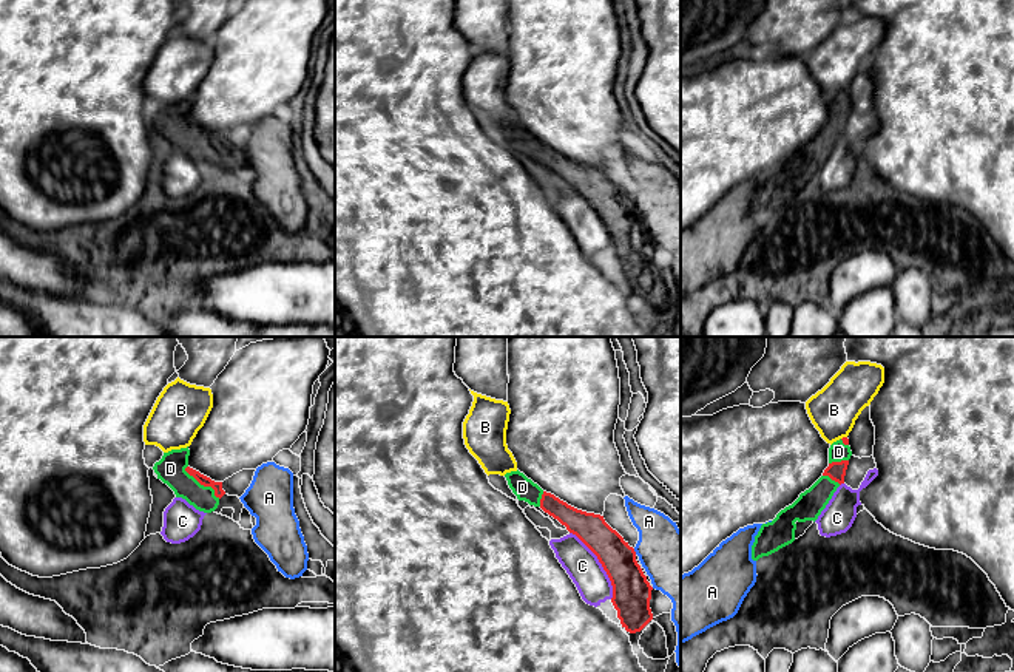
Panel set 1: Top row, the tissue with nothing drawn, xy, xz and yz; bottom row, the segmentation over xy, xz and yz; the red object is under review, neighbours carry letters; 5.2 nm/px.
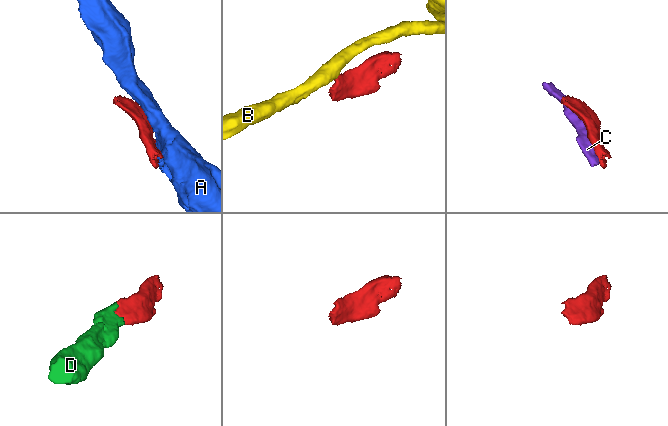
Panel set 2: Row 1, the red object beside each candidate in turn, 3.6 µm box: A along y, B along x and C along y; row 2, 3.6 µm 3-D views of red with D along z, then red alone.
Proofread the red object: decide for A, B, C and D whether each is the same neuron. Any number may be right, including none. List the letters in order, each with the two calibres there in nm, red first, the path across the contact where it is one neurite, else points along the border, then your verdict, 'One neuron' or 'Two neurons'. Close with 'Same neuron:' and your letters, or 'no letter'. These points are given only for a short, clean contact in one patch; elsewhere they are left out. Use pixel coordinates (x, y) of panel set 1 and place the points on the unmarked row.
A: Thickness 200 nm (red) against 340 nm. Two neurons
B: Thickness 30 nm (red) against 260 nm. Boundary: yz (846, 90), (841, 93). Two neurons
C: Thickness 200 nm (red) against 170 nm. Two neurons
D: Thickness 50 nm (red) against 150 nm. Path across: xy (202, 133), (204, 139), (190, 139), (170, 122). One neuron
Same neuron: D

